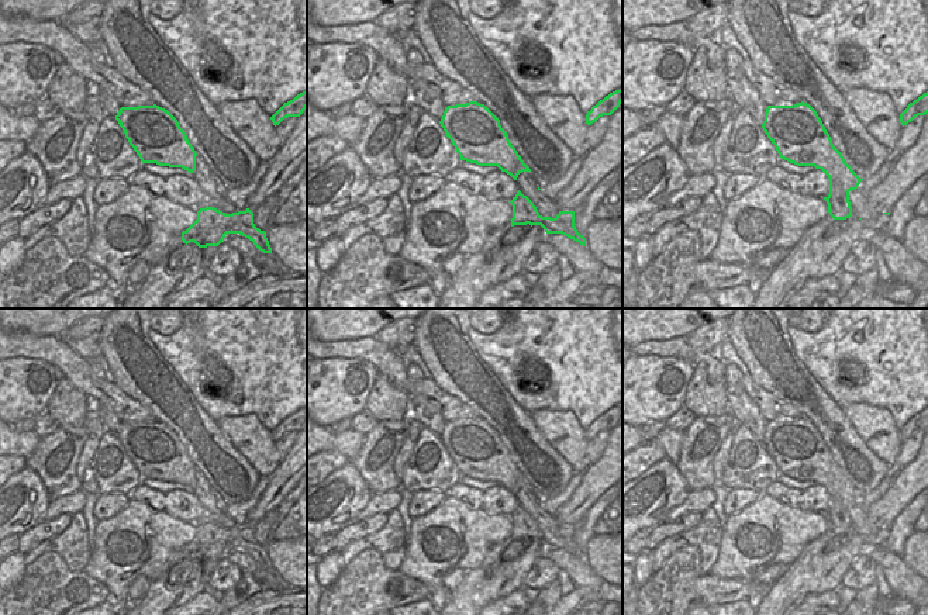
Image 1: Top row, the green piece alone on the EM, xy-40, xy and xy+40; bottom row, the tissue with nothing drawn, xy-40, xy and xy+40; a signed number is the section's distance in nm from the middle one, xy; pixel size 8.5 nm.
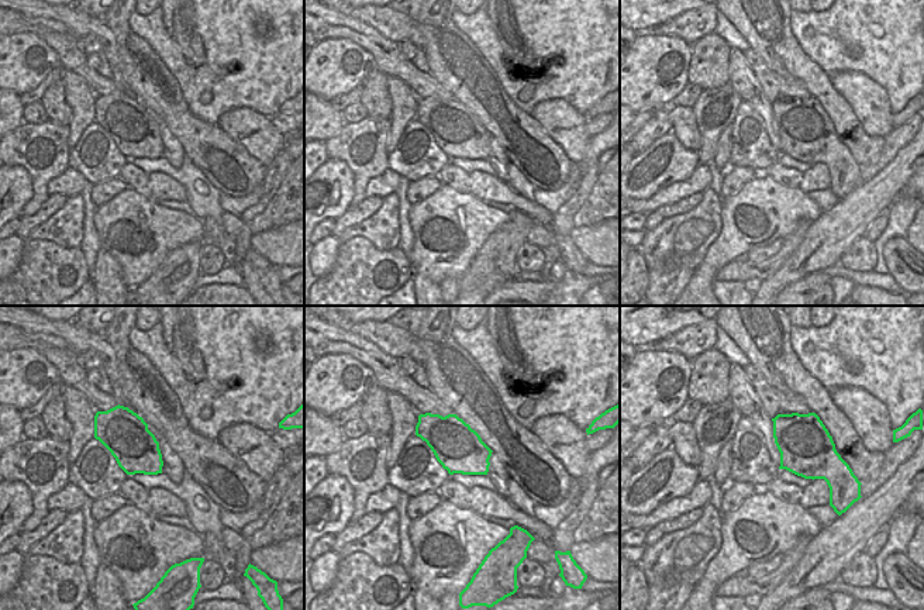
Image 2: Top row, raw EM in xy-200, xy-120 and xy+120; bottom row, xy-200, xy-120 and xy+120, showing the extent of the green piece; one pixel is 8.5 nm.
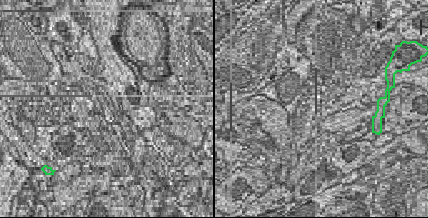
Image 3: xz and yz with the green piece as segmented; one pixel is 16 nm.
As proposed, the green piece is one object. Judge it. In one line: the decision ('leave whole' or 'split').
split

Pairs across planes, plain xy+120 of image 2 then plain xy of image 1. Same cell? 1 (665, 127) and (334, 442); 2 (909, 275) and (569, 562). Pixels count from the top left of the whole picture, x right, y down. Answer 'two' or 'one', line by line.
1: two
2: one

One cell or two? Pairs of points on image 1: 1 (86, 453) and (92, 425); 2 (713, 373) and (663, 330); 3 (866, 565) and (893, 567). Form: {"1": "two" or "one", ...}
{"1": "one", "2": "two", "3": "two"}

